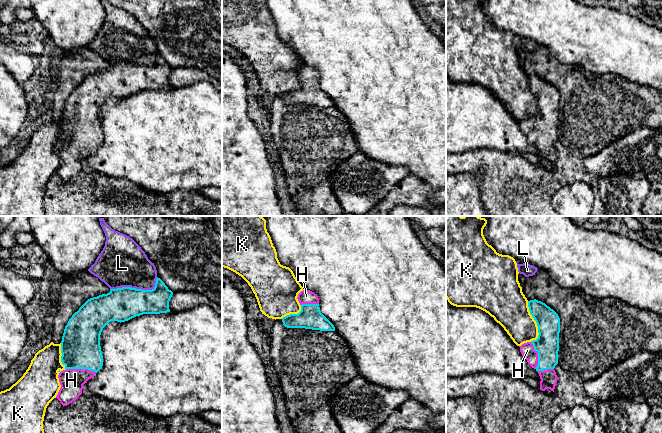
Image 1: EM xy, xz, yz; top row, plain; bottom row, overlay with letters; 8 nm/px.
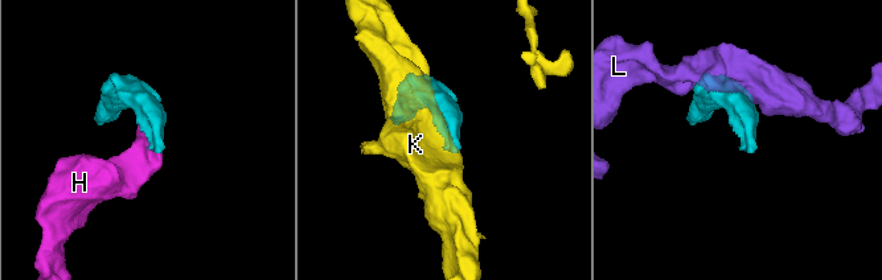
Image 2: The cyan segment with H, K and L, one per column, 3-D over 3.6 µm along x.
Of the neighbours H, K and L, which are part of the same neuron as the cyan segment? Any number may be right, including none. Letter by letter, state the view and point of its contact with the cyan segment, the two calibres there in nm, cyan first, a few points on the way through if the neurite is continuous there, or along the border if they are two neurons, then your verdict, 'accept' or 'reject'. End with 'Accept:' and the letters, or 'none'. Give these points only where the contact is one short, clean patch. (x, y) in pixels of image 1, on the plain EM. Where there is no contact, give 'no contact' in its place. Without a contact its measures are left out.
H: contact xy (81, 144); calibres 320 and 190 nm; accept
K: contact yz (536, 98); calibres 190 and 300 nm; reject
L: contact xy (136, 65); calibres 280 and 380 nm; reject
Accept: H

